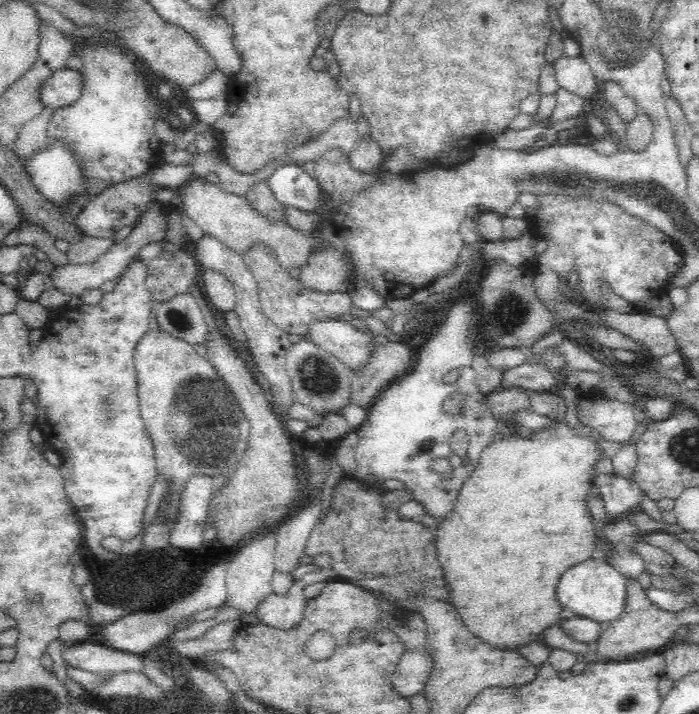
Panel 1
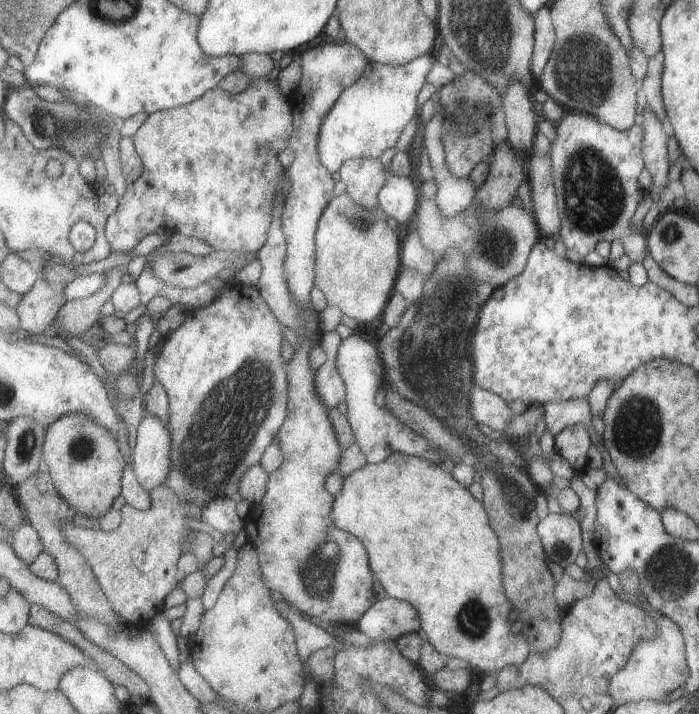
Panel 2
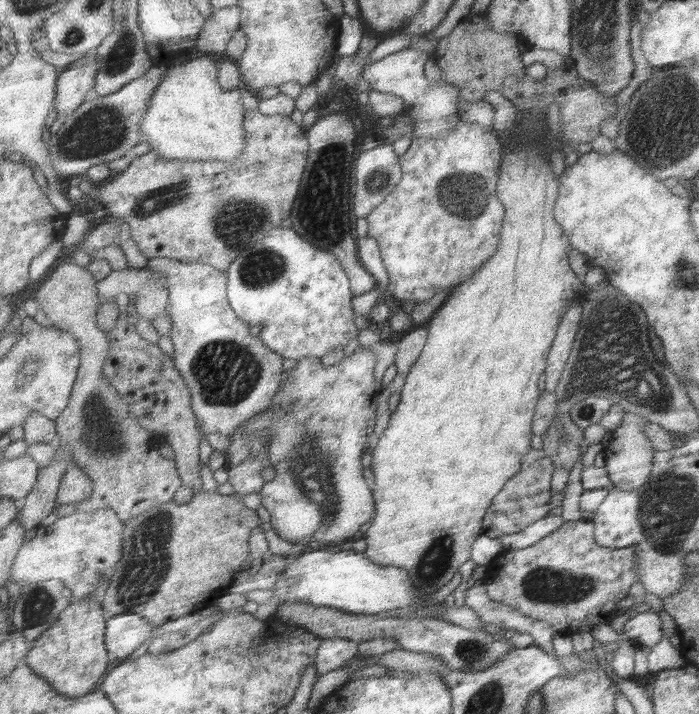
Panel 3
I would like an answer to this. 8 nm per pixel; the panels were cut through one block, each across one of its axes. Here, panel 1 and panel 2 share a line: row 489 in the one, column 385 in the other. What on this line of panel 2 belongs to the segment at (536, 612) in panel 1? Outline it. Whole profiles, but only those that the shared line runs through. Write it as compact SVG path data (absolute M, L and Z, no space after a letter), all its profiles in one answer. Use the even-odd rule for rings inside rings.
M395 452L383 464L367 464L367 468L361 468L343 480L343 490L335 500L333 518L339 528L353 532L367 544L375 578L383 582L389 598L415 606L423 620L425 638L429 638L441 654L465 660L481 678L527 660L531 642L523 632L513 634L507 620L513 604L505 594L499 540L489 528L481 502L469 494L465 484L461 484L453 472L445 472L441 462L435 464L421 456ZM387 556L391 564L399 562L403 566L401 572L395 572L393 568L387 572Z

